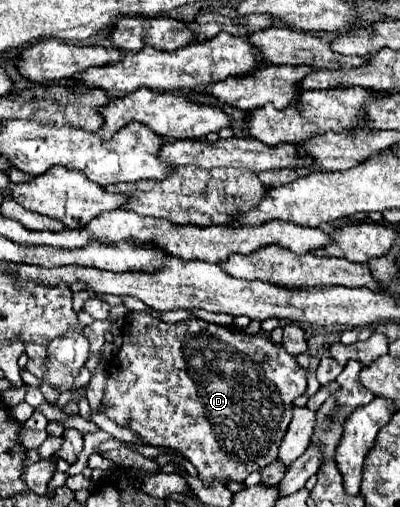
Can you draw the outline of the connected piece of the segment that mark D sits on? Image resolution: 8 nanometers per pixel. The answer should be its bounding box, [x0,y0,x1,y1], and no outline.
[99,311,307,485]

